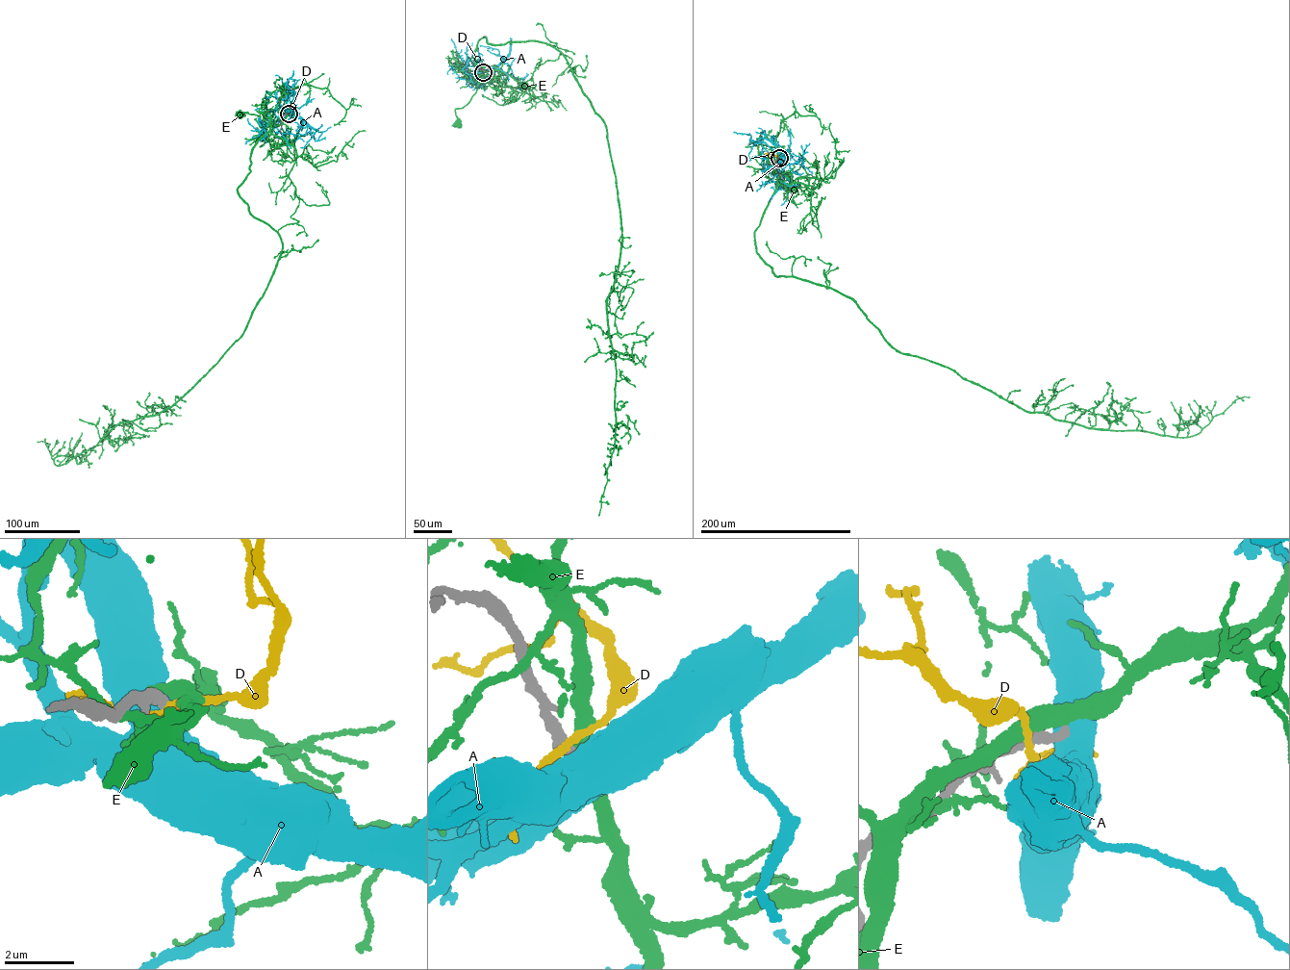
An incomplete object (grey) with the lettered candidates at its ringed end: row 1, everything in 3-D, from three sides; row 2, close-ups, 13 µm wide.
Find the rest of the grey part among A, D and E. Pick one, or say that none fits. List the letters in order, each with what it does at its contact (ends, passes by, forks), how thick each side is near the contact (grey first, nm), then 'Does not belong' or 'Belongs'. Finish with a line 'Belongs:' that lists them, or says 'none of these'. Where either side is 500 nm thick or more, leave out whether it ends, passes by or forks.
A: Thickness 320 nm (grey) against 800 nm. Does not belong
D: It passes by. Thickness 440 nm (grey) against 200 nm. Does not belong
E: Thickness 400 nm (grey) against 500 nm. Does not belong
Belongs: none of these

